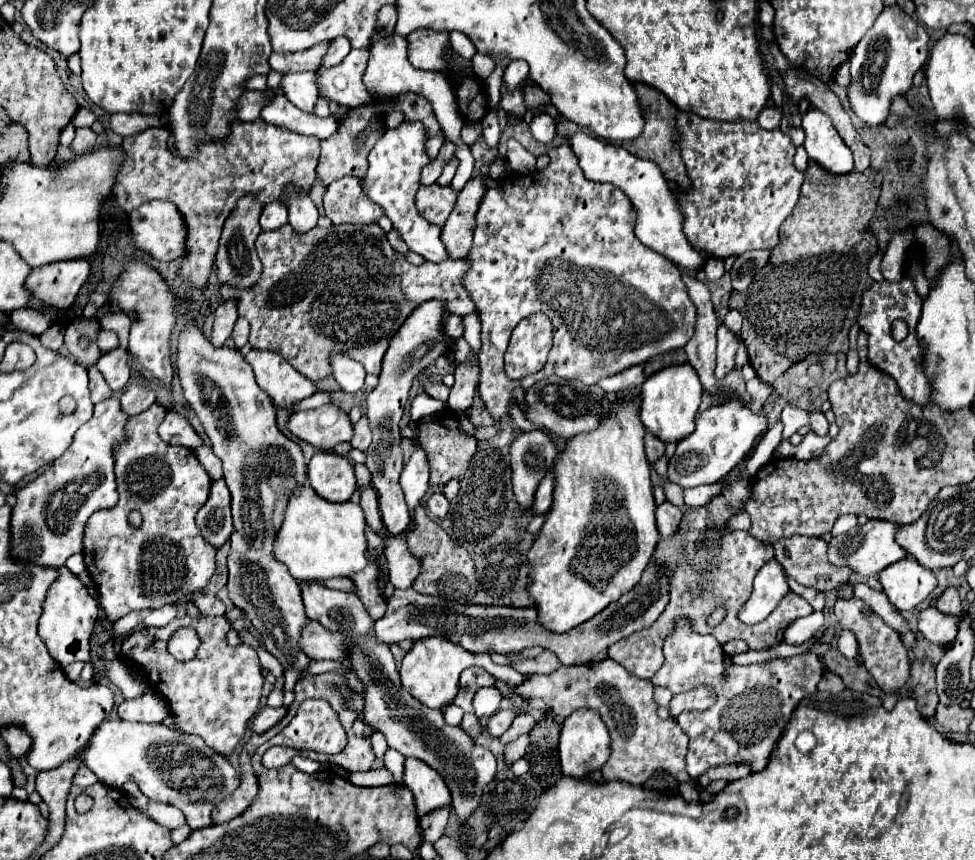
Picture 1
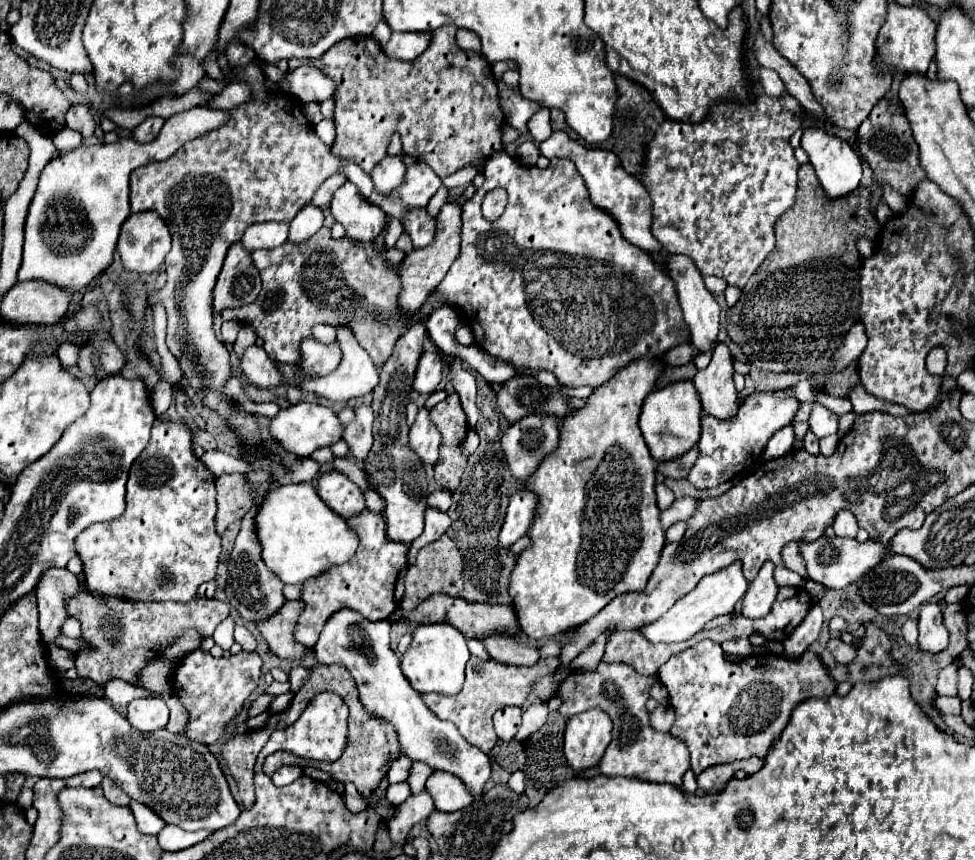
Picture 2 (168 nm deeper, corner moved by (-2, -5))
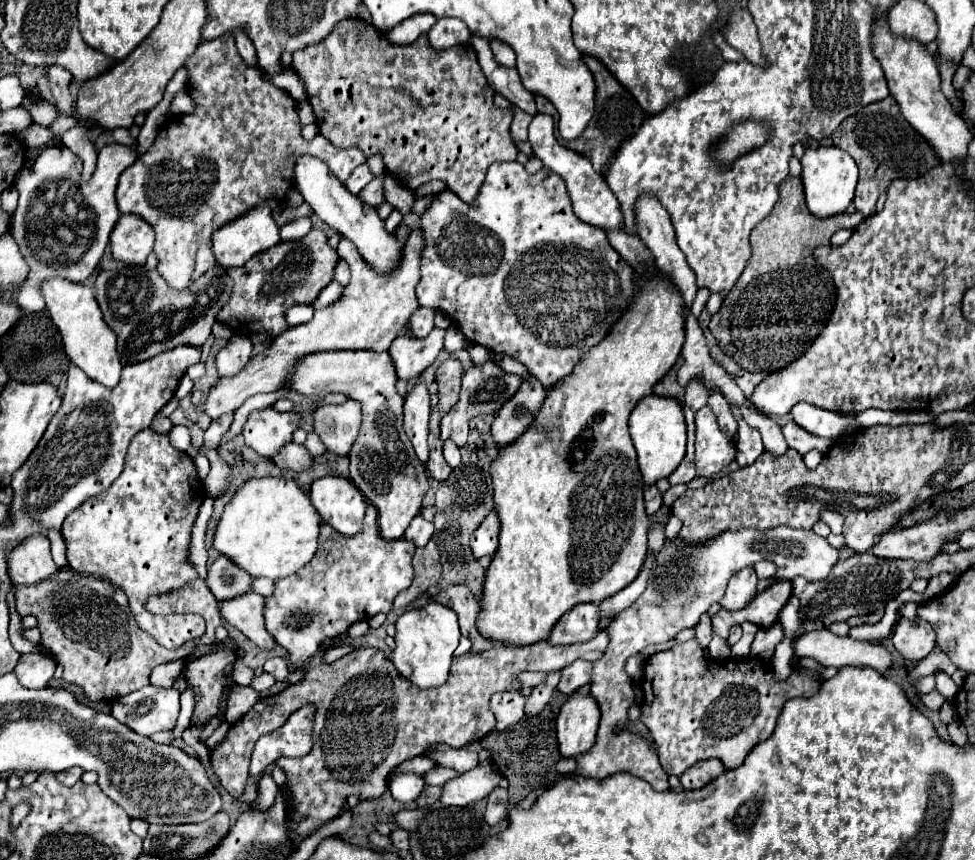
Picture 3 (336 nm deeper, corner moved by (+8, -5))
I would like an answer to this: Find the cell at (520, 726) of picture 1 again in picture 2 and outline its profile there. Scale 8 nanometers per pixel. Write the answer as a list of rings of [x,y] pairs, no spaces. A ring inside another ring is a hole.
[[[541,699],[533,701],[533,703],[523,711],[523,723],[521,723],[519,733],[517,733],[515,739],[521,741],[521,739],[527,739],[531,733],[535,733],[535,731],[547,721],[547,713],[549,713],[547,701],[541,701]]]

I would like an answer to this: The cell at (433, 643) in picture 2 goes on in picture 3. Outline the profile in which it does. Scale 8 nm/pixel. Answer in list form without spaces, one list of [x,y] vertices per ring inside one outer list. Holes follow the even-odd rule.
[[[427,603],[425,607],[411,609],[397,619],[397,647],[391,653],[391,661],[399,675],[419,689],[441,687],[449,679],[449,669],[453,653],[459,645],[459,637],[461,633],[457,625],[457,615],[439,603]]]

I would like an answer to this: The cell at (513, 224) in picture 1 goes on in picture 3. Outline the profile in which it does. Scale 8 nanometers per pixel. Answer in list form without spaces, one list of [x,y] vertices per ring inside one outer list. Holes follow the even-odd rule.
[[[517,161],[493,163],[487,169],[487,177],[485,177],[483,187],[481,187],[473,205],[463,203],[453,191],[443,191],[443,193],[435,195],[433,205],[423,213],[421,229],[425,233],[425,251],[423,251],[423,261],[421,261],[421,281],[417,285],[419,305],[435,309],[435,311],[443,311],[451,319],[453,325],[457,323],[457,327],[461,329],[461,333],[465,335],[465,339],[469,343],[483,345],[491,353],[503,353],[503,355],[509,355],[509,357],[521,361],[529,369],[529,373],[533,377],[537,377],[539,383],[543,383],[545,391],[551,391],[555,387],[555,383],[563,381],[565,377],[569,377],[575,371],[575,367],[583,361],[585,351],[589,351],[591,347],[595,347],[609,335],[611,327],[615,323],[619,323],[619,319],[623,317],[623,313],[627,311],[631,301],[637,299],[637,295],[639,295],[635,271],[609,245],[607,233],[603,229],[591,227],[577,219],[577,215],[571,211],[571,197],[567,195],[567,189],[563,187],[563,179],[559,179],[559,175],[555,175],[547,167],[543,167],[535,175],[529,175],[523,169],[523,165]]]

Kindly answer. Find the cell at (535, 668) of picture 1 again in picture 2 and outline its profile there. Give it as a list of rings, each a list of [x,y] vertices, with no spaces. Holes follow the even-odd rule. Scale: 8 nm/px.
[[[505,633],[497,637],[487,637],[483,639],[485,651],[489,653],[491,659],[499,661],[499,663],[509,663],[509,665],[533,665],[539,659],[537,647],[531,645],[525,637],[515,639],[515,637],[505,637]]]

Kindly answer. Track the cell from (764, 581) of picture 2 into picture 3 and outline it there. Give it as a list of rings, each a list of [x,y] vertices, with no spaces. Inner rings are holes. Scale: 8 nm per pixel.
[[[745,567],[741,571],[737,571],[727,587],[725,597],[719,601],[725,609],[729,611],[737,611],[737,609],[745,609],[749,605],[749,601],[755,597],[757,593],[757,575],[753,567]]]

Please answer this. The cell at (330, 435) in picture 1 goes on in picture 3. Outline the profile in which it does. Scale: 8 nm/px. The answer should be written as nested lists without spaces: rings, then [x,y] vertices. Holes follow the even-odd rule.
[[[273,407],[253,411],[243,427],[245,443],[261,457],[275,457],[293,441],[293,433],[303,425],[299,413],[279,413]]]

